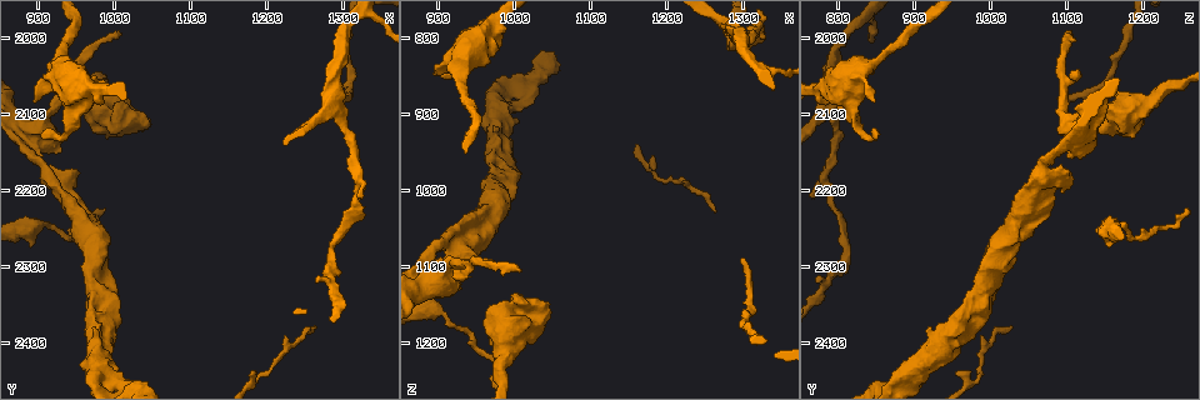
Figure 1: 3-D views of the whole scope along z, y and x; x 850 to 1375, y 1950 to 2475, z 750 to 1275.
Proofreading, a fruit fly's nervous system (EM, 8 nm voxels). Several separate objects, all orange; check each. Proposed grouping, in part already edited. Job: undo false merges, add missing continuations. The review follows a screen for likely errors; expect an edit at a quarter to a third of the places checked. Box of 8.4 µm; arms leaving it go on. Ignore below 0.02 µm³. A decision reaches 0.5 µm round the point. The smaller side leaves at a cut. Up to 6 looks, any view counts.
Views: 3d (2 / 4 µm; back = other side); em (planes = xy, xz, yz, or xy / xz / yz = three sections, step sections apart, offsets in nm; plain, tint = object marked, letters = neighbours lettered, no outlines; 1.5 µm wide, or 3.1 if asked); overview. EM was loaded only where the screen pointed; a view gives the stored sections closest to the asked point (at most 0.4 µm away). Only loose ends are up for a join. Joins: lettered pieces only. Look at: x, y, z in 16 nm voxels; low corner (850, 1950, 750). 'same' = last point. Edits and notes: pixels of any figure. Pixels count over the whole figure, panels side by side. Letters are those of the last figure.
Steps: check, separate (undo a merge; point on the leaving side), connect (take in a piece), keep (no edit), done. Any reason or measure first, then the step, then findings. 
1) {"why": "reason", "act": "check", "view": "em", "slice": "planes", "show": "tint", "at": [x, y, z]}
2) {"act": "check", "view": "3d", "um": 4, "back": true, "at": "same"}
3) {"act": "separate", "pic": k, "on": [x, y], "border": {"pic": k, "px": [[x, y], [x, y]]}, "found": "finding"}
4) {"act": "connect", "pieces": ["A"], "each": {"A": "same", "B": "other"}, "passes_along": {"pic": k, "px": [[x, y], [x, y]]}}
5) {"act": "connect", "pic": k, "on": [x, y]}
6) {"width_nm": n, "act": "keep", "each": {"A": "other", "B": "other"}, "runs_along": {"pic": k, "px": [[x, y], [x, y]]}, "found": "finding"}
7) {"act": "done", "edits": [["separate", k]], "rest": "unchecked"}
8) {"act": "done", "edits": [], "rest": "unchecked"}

{"why": "thick turns thin", "act": "check", "view": "3d", "um": 4, "at": [905, 2245, 1165]}

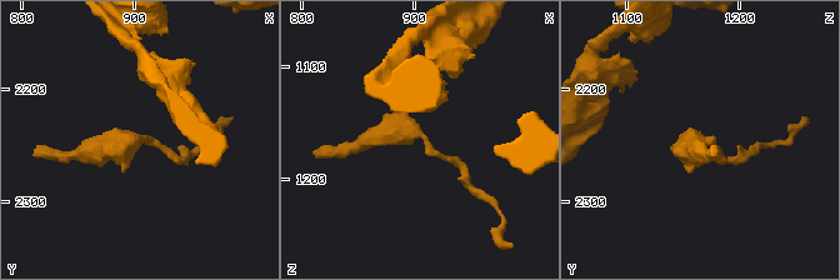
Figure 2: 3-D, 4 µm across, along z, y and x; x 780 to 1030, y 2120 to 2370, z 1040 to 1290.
{"why": "shape alone is not enough", "act": "check", "view": "em", "slice": "planes", "show": "letters", "at": [904, 2246, 1164]}

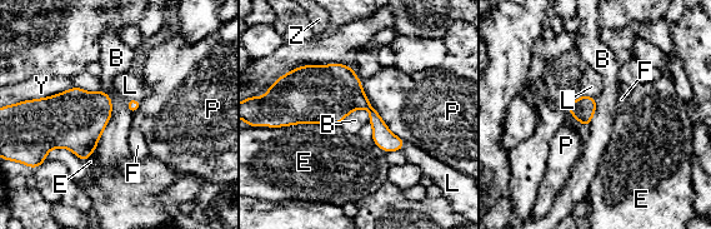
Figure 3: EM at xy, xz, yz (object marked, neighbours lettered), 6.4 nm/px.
{"act": "keep", "each": {"B": "other", "E": "other", "F": "other", "L": "other", "P": "other", "Y": "other", "Z": "other"}, "border": {"pic": 3, "px": [[101, 89], [111, 117], [95, 149]]}, "found": "one cell here"}

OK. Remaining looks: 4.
{"why": "thick turns thin", "act": "check", "view": "3d", "um": 2, "at": [930, 2025, 860]}

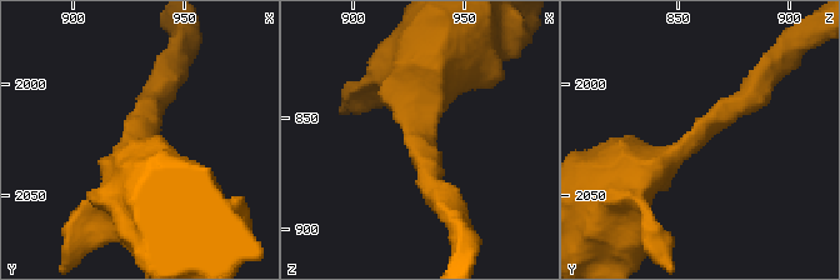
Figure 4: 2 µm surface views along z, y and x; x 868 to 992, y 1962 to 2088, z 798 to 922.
{"act": "check", "view": "em", "slice": "xy", "step": 4, "show": "tint", "at": [930, 2024, 860]}

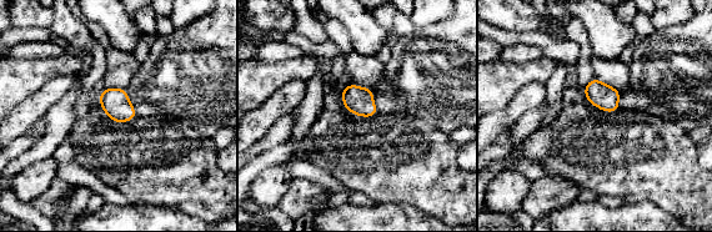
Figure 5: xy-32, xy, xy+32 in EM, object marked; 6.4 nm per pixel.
{"why": "what lies round it", "act": "check", "view": "em", "slice": "xy", "step": 4, "show": "letters", "at": "same"}

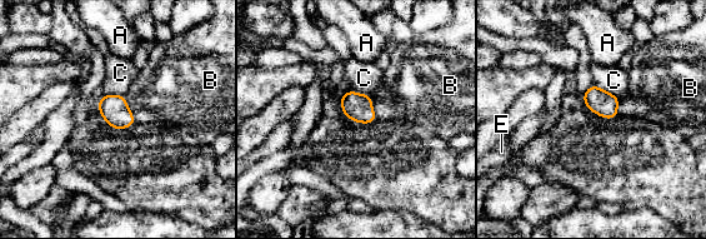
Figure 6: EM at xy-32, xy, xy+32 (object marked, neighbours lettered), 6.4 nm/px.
{"act": "keep", "each": {"A": "other", "B": "other", "C": "other", "E": "other"}, "border": {"pic": 6, "px": [[123, 95], [135, 122]]}, "found": "all the same cell"}

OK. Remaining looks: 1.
{"act": "done", "edits": [], "rest": "unchecked"}

